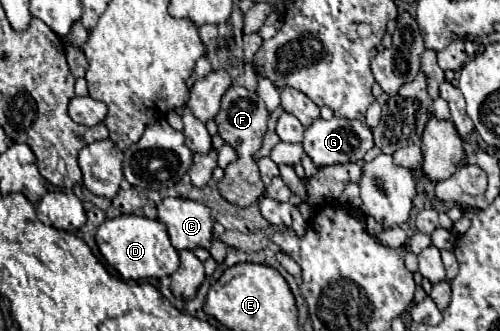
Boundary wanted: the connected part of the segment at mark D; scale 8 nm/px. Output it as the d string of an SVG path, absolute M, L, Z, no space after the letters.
M120 215L116 219L106 219L96 231L96 243L102 257L124 277L124 279L160 279L172 275L180 261L178 251L172 247L164 223L140 215Z

